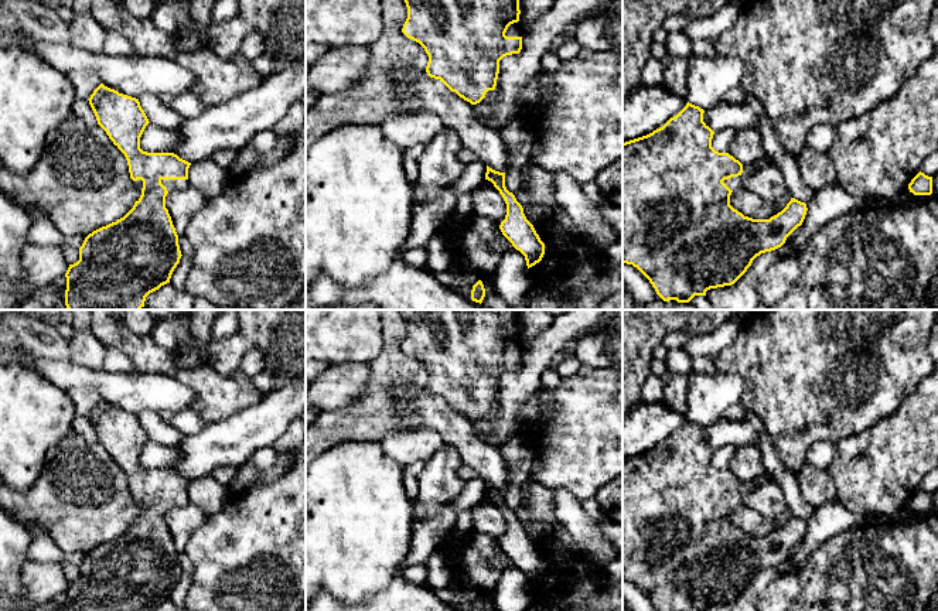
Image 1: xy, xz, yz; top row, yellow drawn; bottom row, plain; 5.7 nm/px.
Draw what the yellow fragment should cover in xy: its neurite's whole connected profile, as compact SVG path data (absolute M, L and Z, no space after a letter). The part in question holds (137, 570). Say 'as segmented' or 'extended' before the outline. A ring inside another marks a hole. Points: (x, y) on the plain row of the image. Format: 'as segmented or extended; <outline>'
extended; M100 400L88 417L98 441L125 471L130 495L141 512L123 535L85 554L79 564L79 577L69 581L65 590L65 611L150 611L170 600L183 573L178 552L166 525L166 513L174 506L190 504L191 479L174 470L147 470L140 465L140 454L150 438L139 416Z

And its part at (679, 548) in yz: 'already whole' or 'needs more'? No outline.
needs more

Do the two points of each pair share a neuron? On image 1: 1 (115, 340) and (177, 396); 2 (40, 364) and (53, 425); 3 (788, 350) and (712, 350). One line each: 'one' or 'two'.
1: two
2: two
3: two

